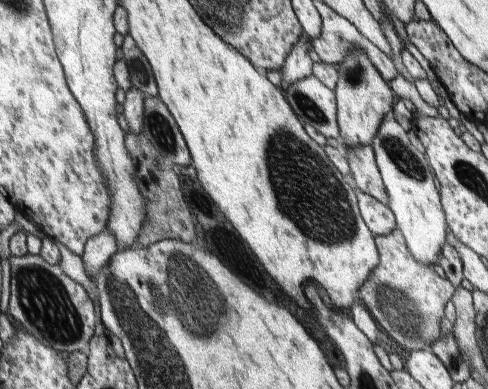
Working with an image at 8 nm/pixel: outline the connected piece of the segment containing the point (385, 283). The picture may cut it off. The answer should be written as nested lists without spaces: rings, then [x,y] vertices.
[[[394,229],[391,235],[375,237],[375,243],[379,263],[359,288],[358,299],[363,301],[380,330],[404,348],[404,355],[410,351],[430,350],[431,344],[441,338],[440,322],[457,288],[447,278],[439,276],[432,265],[414,258],[400,229]]]

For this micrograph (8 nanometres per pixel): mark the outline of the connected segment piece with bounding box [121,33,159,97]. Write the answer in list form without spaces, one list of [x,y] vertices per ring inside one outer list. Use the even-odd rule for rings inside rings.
[[[130,33],[125,36],[121,48],[123,59],[129,66],[132,87],[144,91],[144,94],[148,97],[158,97],[159,90],[157,82],[154,80],[150,63],[144,53],[138,48]]]

